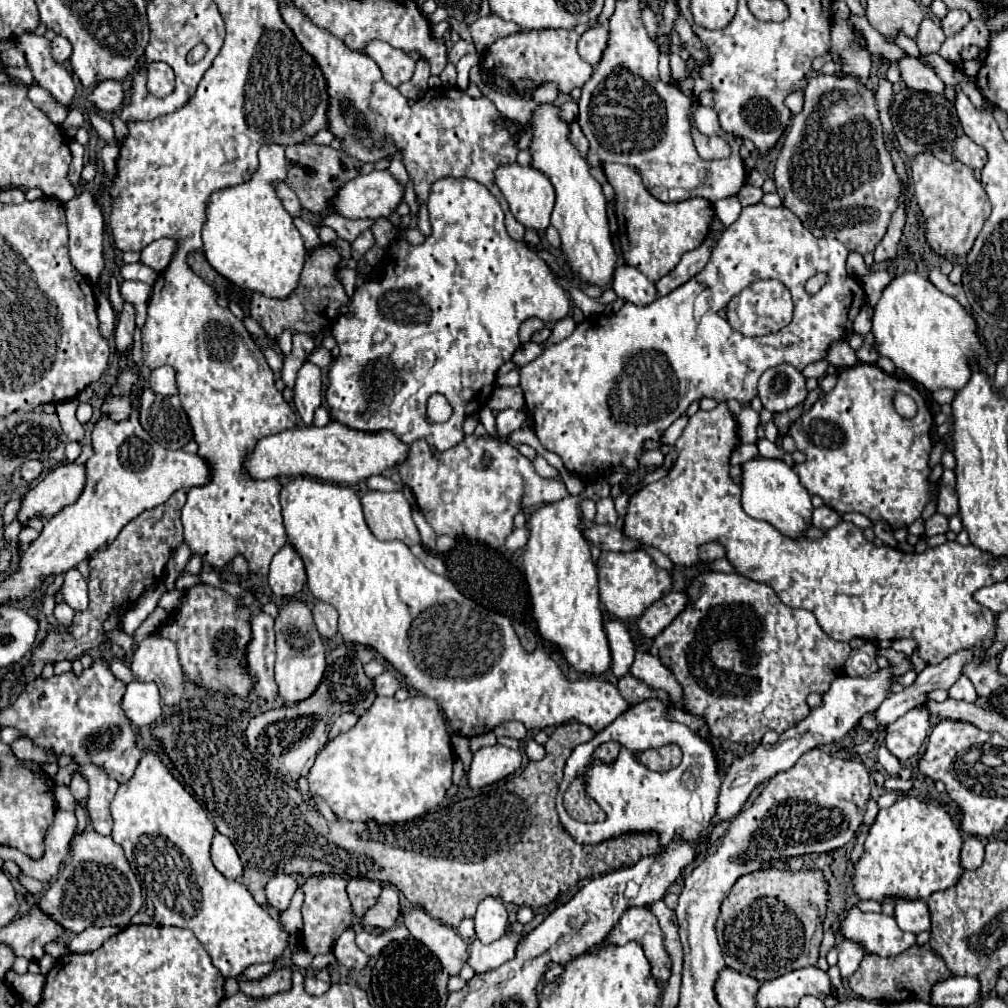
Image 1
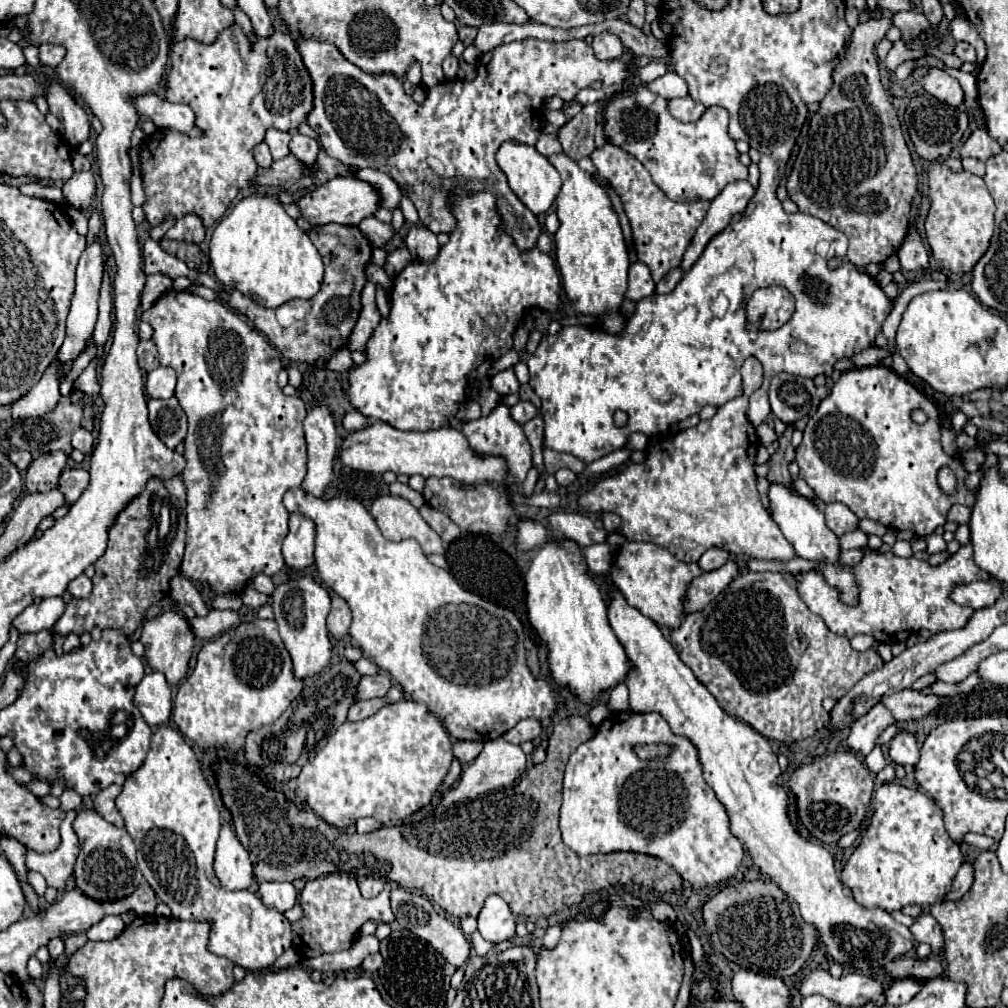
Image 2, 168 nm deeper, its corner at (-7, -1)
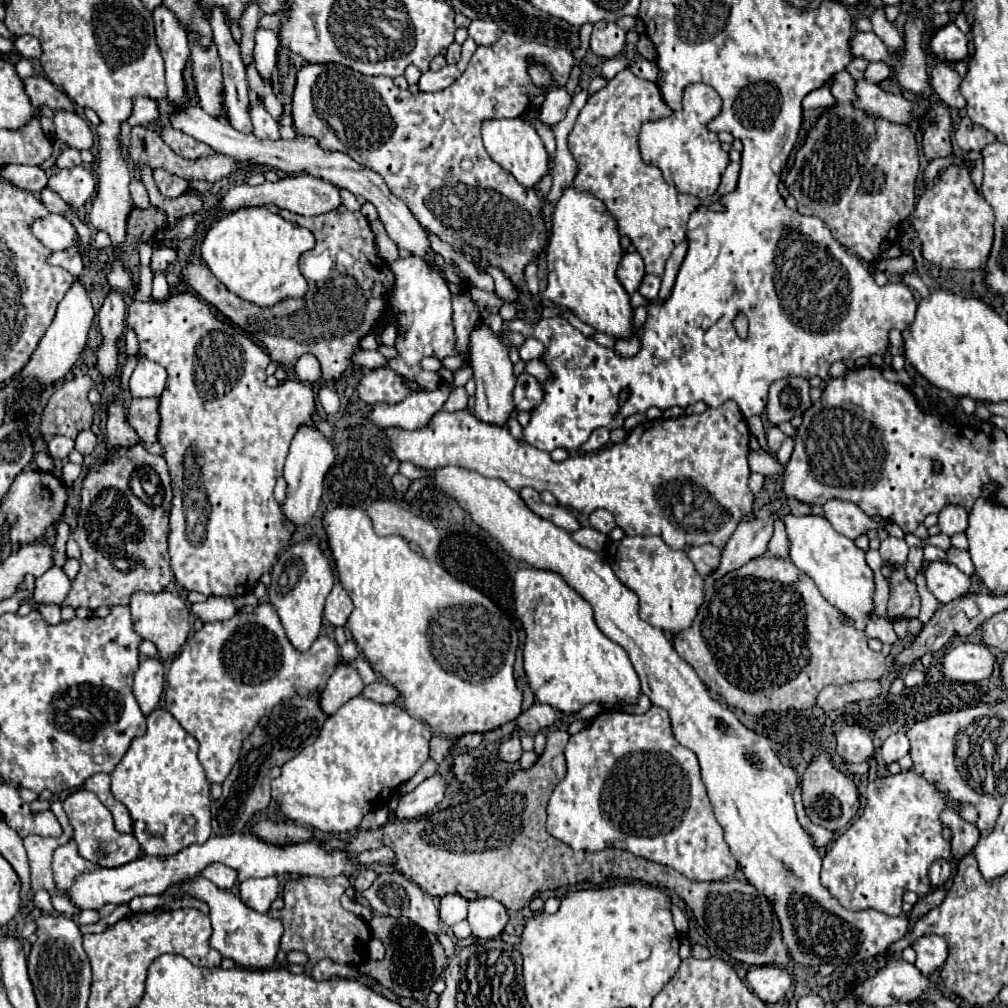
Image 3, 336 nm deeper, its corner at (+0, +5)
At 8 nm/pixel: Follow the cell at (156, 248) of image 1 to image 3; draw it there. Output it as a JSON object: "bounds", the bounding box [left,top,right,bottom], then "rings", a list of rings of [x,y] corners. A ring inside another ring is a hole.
{"bounds":[139,165,203,219],"rings":[[[141,165],[139,169],[141,169],[141,179],[143,179],[143,183],[147,187],[147,193],[149,193],[151,205],[163,209],[169,219],[179,219],[179,217],[197,213],[203,207],[203,199],[201,199],[199,193],[183,193],[183,195],[179,195],[175,199],[169,199],[165,195],[161,195],[161,191],[157,189],[157,185],[153,181],[151,169],[147,165]]]}

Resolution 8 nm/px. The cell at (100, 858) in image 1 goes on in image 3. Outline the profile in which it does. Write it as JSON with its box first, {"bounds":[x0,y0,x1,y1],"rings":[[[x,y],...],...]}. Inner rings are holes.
{"bounds":[63,789,141,867],"rings":[[[79,789],[79,791],[71,793],[63,801],[63,809],[71,819],[71,825],[75,831],[75,841],[79,845],[79,853],[85,859],[89,859],[101,867],[119,867],[141,855],[141,845],[137,845],[137,839],[133,835],[115,831],[111,813],[107,811],[107,807],[99,801],[99,797],[95,793],[87,791],[87,789]]]}

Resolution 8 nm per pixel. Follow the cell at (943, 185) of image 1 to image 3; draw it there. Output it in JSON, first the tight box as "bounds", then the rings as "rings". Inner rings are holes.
{"bounds":[913,165,993,269],"rings":[[[951,165],[921,195],[913,211],[913,229],[923,247],[923,257],[949,269],[983,269],[993,247],[993,209],[973,187],[969,169]]]}

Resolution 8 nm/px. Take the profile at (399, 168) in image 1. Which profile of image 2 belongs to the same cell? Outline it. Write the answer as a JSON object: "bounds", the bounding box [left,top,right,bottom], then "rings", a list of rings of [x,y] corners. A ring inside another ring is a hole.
{"bounds":[400,195,420,225],"rings":[[[408,195],[402,197],[402,201],[400,201],[400,209],[402,209],[402,213],[404,213],[404,219],[406,219],[410,225],[418,225],[418,223],[420,223],[418,213],[416,213],[416,207],[414,207],[412,199],[408,199]]]}

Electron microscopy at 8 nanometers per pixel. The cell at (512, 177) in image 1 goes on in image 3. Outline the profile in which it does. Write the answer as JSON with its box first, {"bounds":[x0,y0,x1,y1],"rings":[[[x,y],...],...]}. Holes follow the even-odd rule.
{"bounds":[481,117,547,187],"rings":[[[513,117],[513,119],[489,119],[483,121],[481,125],[481,135],[483,135],[483,145],[491,159],[499,163],[503,169],[507,169],[521,185],[533,187],[547,171],[547,151],[543,147],[541,137],[533,129],[529,121],[523,117]]]}

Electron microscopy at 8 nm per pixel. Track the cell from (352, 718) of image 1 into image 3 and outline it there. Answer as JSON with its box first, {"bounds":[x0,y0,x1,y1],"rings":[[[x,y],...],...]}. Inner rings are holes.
{"bounds":[363,681,399,703],"rings":[[[375,681],[363,689],[363,697],[377,703],[395,703],[395,699],[399,697],[399,691],[385,681]]]}

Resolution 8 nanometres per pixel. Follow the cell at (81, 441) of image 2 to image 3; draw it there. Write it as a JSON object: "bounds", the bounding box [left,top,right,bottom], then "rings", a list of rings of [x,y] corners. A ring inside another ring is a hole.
{"bounds":[75,431,97,455],"rings":[[[81,431],[79,435],[77,435],[77,439],[75,439],[75,449],[81,453],[81,455],[89,455],[93,449],[95,449],[95,445],[97,445],[97,437],[95,437],[95,433],[93,431]]]}

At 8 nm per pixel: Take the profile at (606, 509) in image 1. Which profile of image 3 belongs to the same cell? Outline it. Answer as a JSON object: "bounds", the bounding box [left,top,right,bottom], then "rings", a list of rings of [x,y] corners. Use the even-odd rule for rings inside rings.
{"bounds":[589,509,615,535],"rings":[[[605,509],[593,511],[591,517],[589,517],[589,521],[591,521],[591,527],[593,527],[593,529],[597,529],[597,531],[601,531],[601,533],[605,533],[605,535],[609,535],[609,533],[615,529],[615,519],[613,519],[613,515],[611,515],[609,511],[605,511]]]}

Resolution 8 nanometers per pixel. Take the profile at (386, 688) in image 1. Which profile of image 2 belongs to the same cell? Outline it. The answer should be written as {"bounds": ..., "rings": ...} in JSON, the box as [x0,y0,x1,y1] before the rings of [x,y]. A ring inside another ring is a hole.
{"bounds":[358,673,392,699],"rings":[[[378,673],[374,677],[362,677],[358,683],[358,699],[374,699],[374,697],[386,697],[388,689],[392,687],[390,675]]]}

